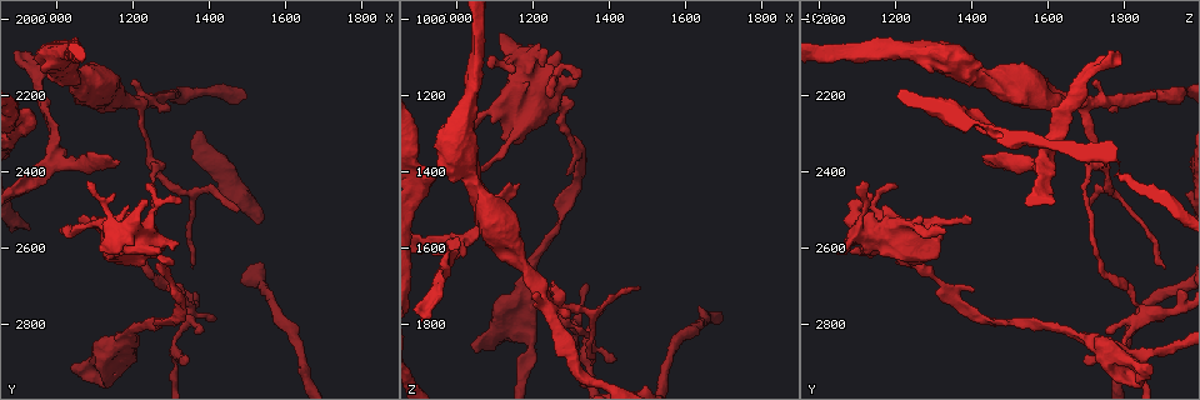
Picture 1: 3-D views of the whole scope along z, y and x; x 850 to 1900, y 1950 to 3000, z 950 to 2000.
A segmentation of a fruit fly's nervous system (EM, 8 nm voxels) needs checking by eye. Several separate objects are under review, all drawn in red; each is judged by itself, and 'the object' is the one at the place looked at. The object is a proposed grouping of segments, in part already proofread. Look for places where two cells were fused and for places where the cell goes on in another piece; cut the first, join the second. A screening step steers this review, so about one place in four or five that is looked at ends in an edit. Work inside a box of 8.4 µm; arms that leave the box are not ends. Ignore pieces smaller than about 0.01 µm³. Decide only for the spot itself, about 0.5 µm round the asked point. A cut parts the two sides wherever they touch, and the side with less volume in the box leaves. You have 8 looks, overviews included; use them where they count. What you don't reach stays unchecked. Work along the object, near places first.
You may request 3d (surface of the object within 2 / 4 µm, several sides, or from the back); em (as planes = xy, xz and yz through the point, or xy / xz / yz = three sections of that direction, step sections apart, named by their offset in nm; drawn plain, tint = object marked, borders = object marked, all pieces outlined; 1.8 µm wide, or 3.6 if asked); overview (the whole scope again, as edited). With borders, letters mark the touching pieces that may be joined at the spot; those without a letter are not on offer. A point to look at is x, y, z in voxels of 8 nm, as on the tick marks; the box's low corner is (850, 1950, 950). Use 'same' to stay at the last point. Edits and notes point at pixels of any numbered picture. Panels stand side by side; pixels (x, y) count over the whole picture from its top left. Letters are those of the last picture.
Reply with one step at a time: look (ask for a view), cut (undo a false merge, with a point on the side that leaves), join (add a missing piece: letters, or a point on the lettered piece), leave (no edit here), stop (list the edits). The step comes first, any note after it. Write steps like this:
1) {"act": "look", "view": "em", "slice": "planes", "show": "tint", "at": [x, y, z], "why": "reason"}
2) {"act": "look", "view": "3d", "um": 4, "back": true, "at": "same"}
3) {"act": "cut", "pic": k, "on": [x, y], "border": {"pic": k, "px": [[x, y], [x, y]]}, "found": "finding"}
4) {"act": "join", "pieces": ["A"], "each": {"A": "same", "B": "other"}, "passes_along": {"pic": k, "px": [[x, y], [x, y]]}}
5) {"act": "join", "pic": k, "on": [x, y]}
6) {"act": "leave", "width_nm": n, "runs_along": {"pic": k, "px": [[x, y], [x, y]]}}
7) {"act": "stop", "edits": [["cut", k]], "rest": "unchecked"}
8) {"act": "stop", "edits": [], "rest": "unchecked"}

{"act": "look", "view": "3d", "um": 4, "at": [1165, 2370, 1430], "why": "thin end"}

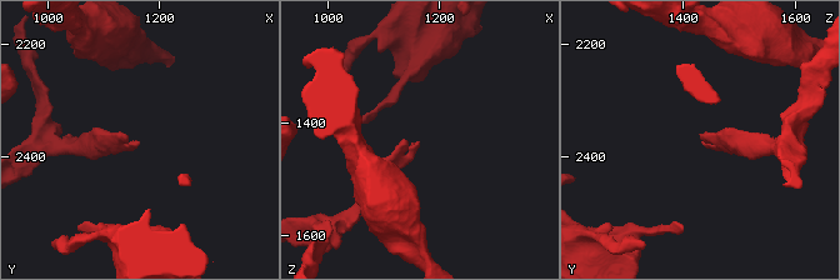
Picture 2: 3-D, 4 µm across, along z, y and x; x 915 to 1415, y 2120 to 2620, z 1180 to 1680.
{"act": "look", "view": "em", "slice": "planes", "show": "borders", "at": [1155, 2375, 1435], "why": "shape alone is not enough"}

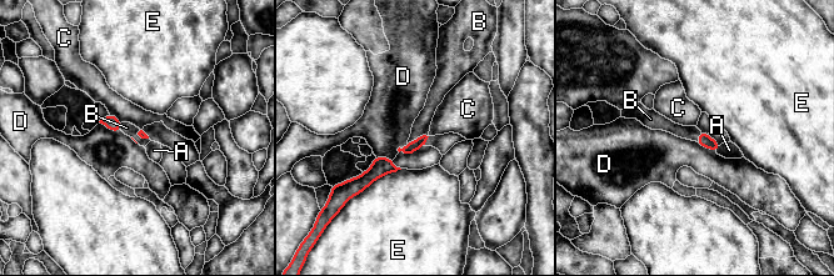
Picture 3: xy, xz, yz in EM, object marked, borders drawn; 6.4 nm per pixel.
{"act": "join", "pieces": ["B"], "width_nm": 70, "each": {"A": "other", "B": "same", "C": "other", "D": "other", "E": "other"}, "passes_along": {"pic": 3, "px": [[416, 144], [418, 138], [422, 125]]}, "found": "the cell continues"}

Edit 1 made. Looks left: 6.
{"act": "look", "view": "overview", "why": "redraw"}

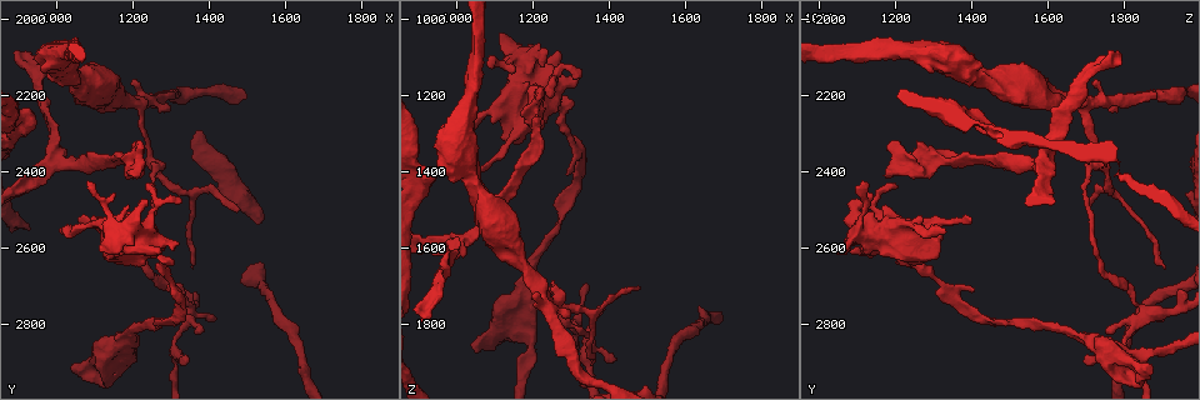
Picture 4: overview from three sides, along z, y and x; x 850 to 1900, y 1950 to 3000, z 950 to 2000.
{"act": "look", "view": "3d", "um": 2, "at": [1255, 2385, 1745], "why": "sharp bend"}

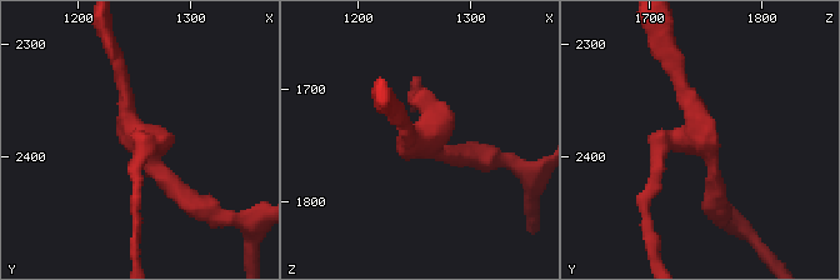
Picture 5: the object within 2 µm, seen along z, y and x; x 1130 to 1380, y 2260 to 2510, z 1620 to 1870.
{"act": "look", "view": "em", "slice": "xz", "step": 4, "show": "tint", "at": [1254, 2378, 1738]}

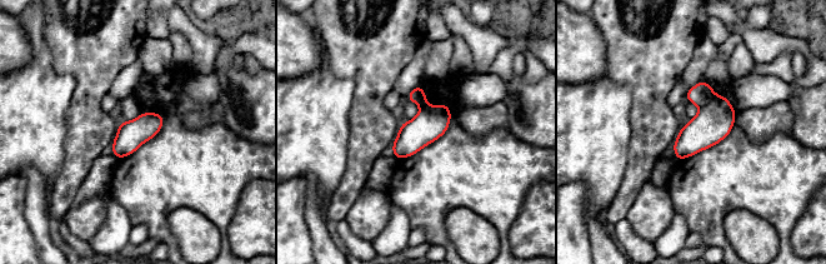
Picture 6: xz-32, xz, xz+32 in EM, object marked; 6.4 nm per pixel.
{"act": "look", "view": "em", "slice": "planes", "show": "borders", "at": "same"}

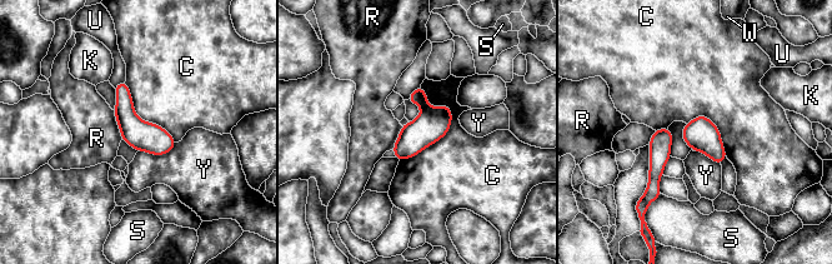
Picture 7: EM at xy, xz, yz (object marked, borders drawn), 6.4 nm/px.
{"act": "cut", "pic": 7, "on": [417, 96], "each": {"C": "other", "K": "other", "R": "other", "S": "other", "U": "other", "W": "other", "Y": "other"}, "part_leaving": {"pic": 7, "px": [[666, 132], [660, 143], [655, 193]]}, "found": "a second cell is stuck on"}

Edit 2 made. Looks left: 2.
{"act": "look", "view": "em", "slice": "yz", "step": 8, "show": "borders", "at": [925, 2090, 1775], "why": "free end"}

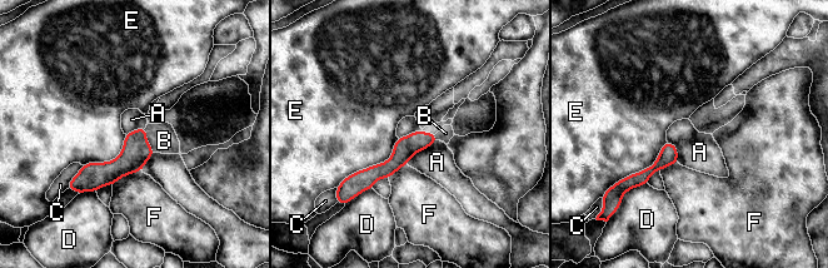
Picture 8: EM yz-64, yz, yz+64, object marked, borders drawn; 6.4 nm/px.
{"act": "look", "view": "em", "slice": "planes", "show": "borders", "at": "same", "why": "another direction"}

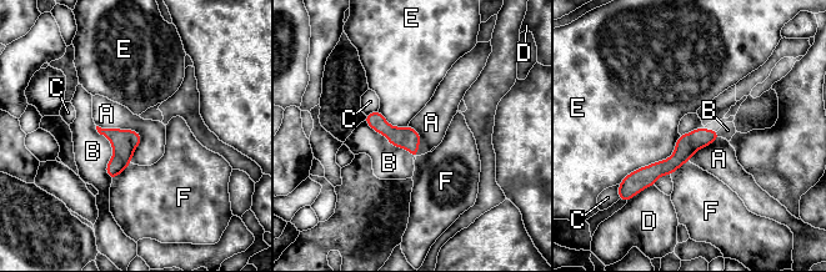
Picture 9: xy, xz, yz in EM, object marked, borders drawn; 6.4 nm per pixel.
{"act": "leave", "width_nm": 140, "each": {"A": "other", "B": "other", "C": "other", "D": "other", "E": "other", "F": "other"}, "found": "no lettered piece goes on from it"}

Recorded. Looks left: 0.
{"act": "stop", "edits": [["join", 3], ["cut", 7]], "rest": "unchecked"}

